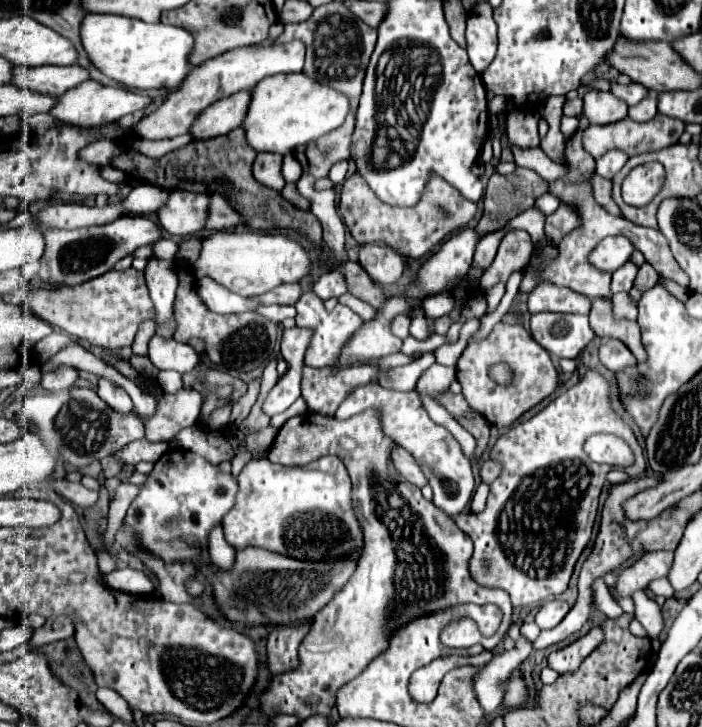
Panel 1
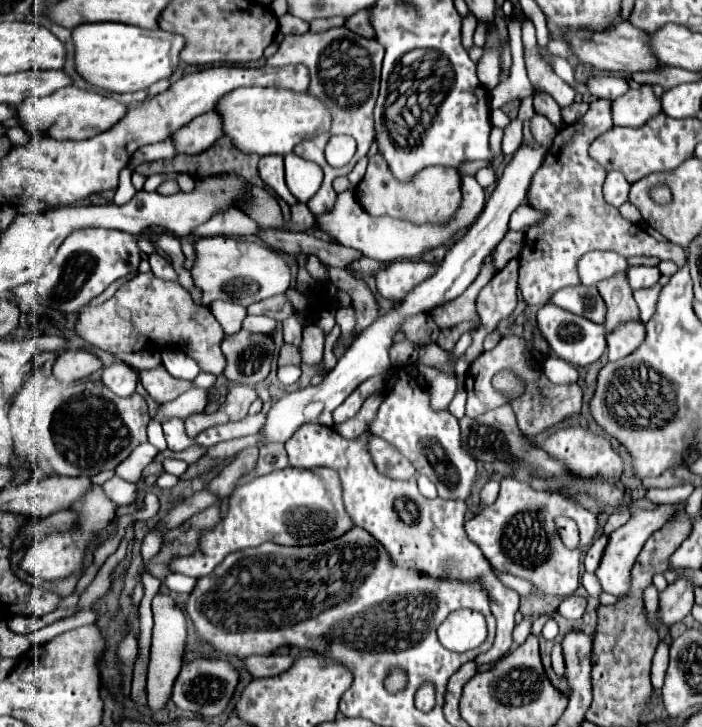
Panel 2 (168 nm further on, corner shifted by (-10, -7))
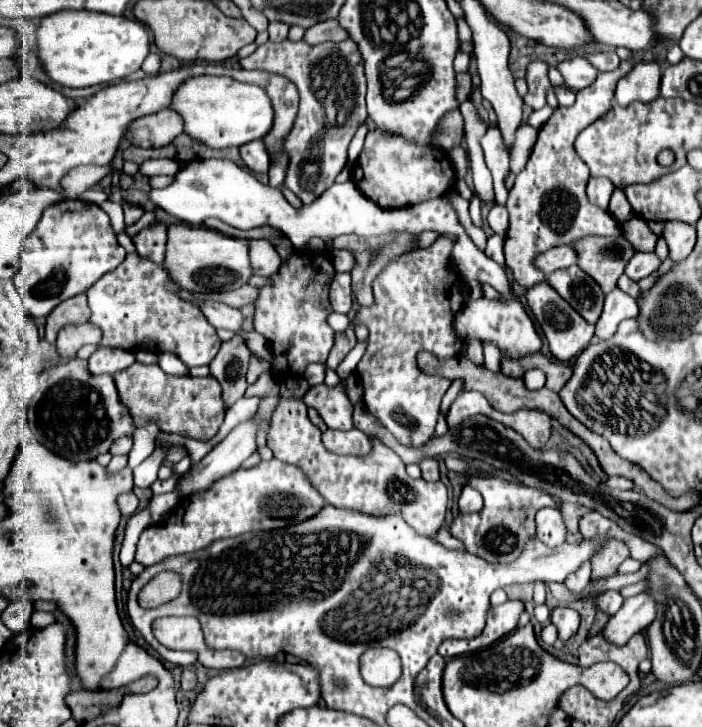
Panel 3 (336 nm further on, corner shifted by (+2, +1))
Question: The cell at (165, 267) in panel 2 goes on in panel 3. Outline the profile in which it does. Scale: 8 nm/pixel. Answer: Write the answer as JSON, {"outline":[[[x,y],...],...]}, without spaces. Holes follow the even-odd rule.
{"outline":[[[156,223],[152,227],[142,229],[140,233],[136,233],[132,237],[132,241],[134,241],[134,247],[136,247],[140,257],[162,265],[162,261],[164,261],[164,243],[166,243],[166,225],[164,223]]]}

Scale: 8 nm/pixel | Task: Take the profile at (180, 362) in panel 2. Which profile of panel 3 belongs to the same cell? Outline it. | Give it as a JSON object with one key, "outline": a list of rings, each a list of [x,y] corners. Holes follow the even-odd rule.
{"outline":[[[162,353],[158,365],[168,373],[168,375],[188,375],[188,367],[172,353]]]}

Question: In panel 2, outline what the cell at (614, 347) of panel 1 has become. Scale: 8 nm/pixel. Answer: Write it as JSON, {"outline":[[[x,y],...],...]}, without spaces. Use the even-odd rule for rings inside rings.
{"outline":[[[626,323],[608,335],[608,361],[620,361],[638,349],[644,341],[642,323]]]}

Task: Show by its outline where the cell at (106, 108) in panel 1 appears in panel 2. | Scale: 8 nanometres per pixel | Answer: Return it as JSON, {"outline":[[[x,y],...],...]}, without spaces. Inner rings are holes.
{"outline":[[[64,87],[54,91],[48,97],[28,97],[16,107],[16,117],[24,123],[24,127],[32,133],[48,133],[54,139],[90,139],[102,131],[108,131],[112,123],[120,121],[128,113],[128,105],[104,97],[96,91],[78,89],[78,87]]]}

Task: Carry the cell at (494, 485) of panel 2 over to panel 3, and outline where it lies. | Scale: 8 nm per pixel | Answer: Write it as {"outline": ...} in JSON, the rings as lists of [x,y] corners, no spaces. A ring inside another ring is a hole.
{"outline":[[[464,487],[462,489],[462,495],[458,499],[458,513],[464,515],[464,513],[478,513],[482,509],[482,495],[472,489],[472,487]]]}

